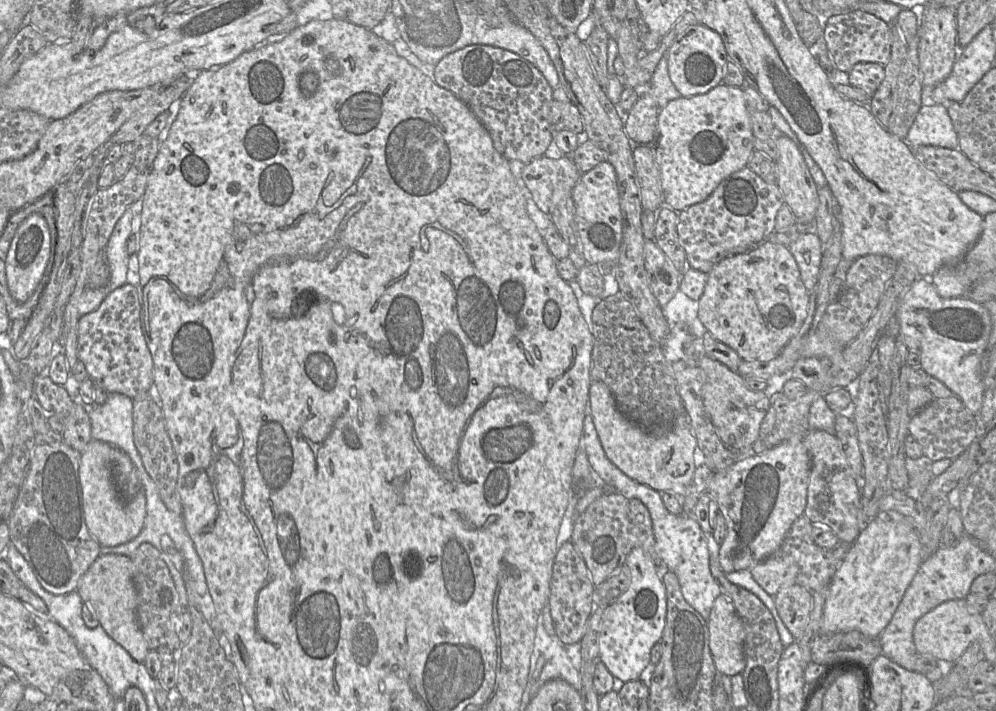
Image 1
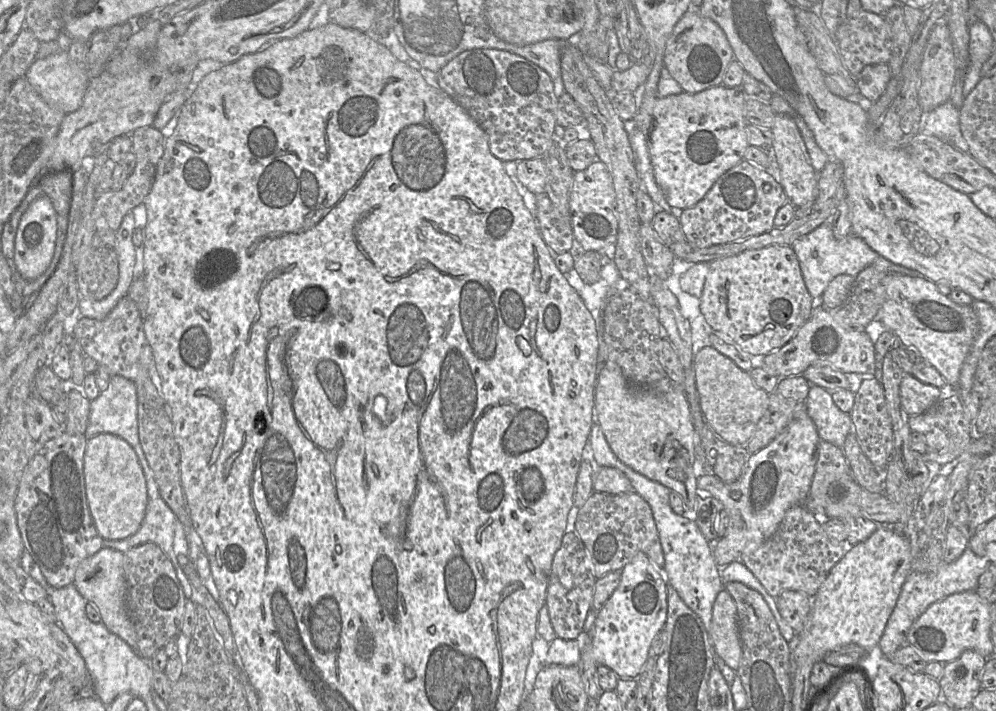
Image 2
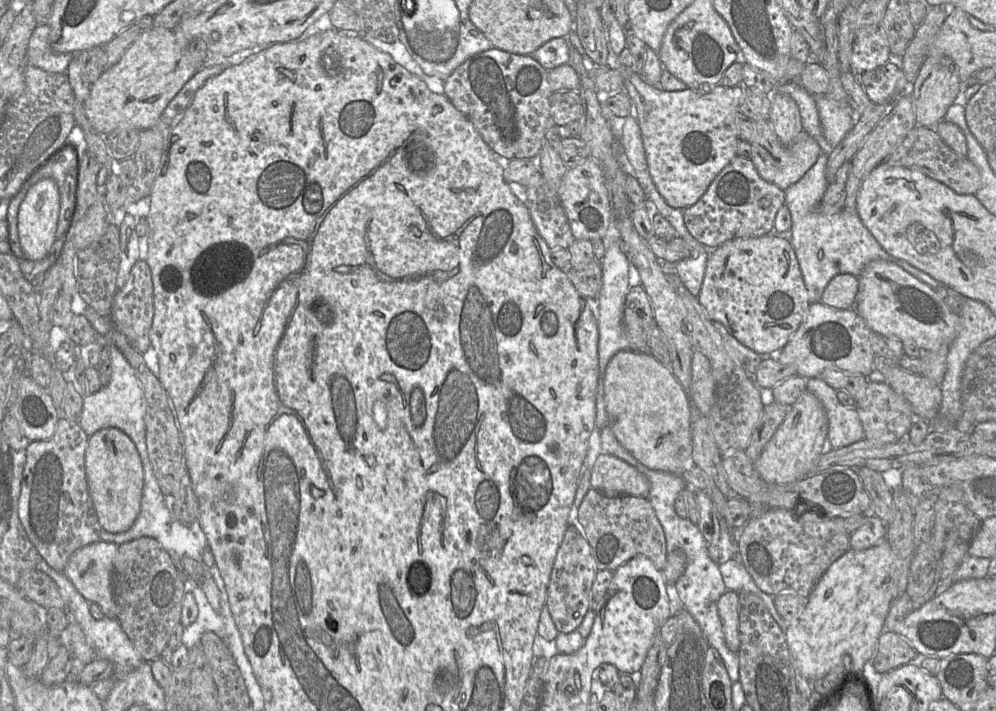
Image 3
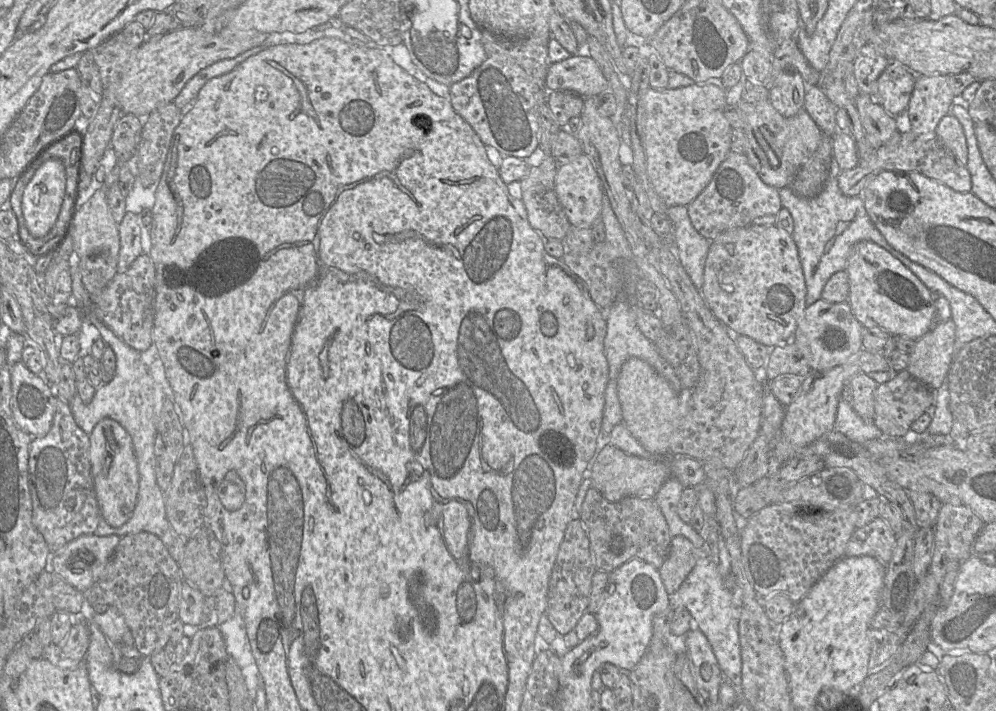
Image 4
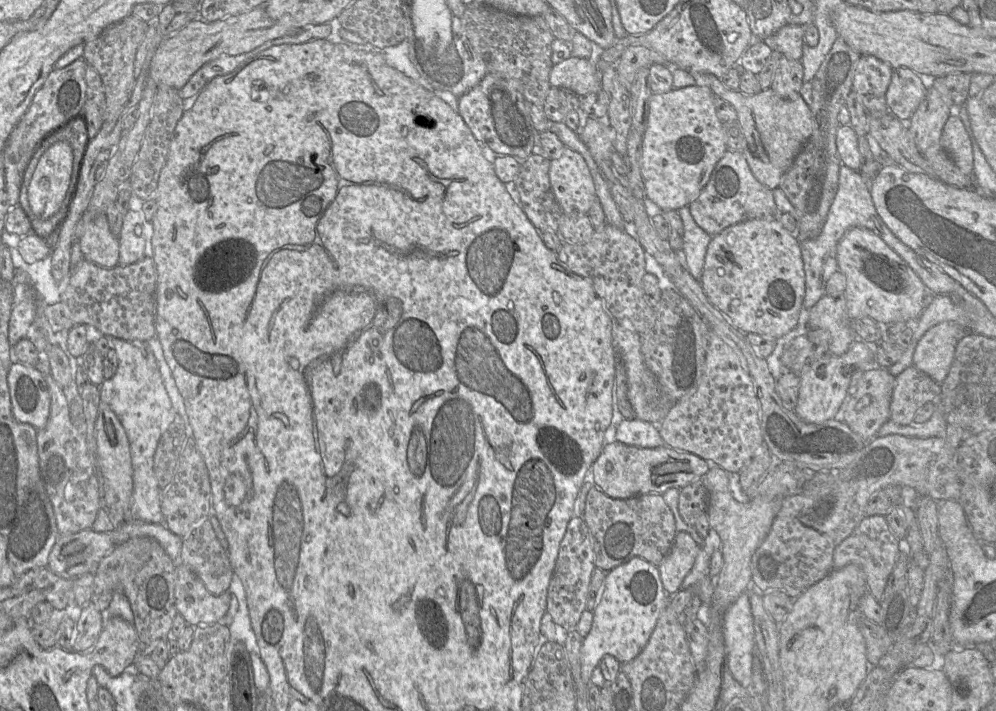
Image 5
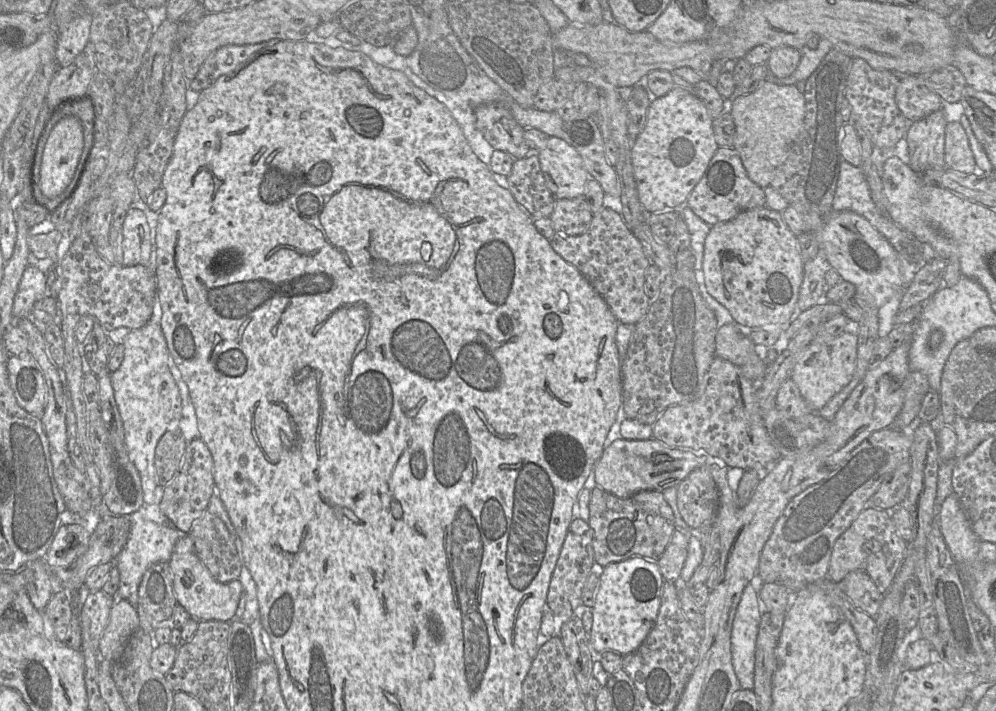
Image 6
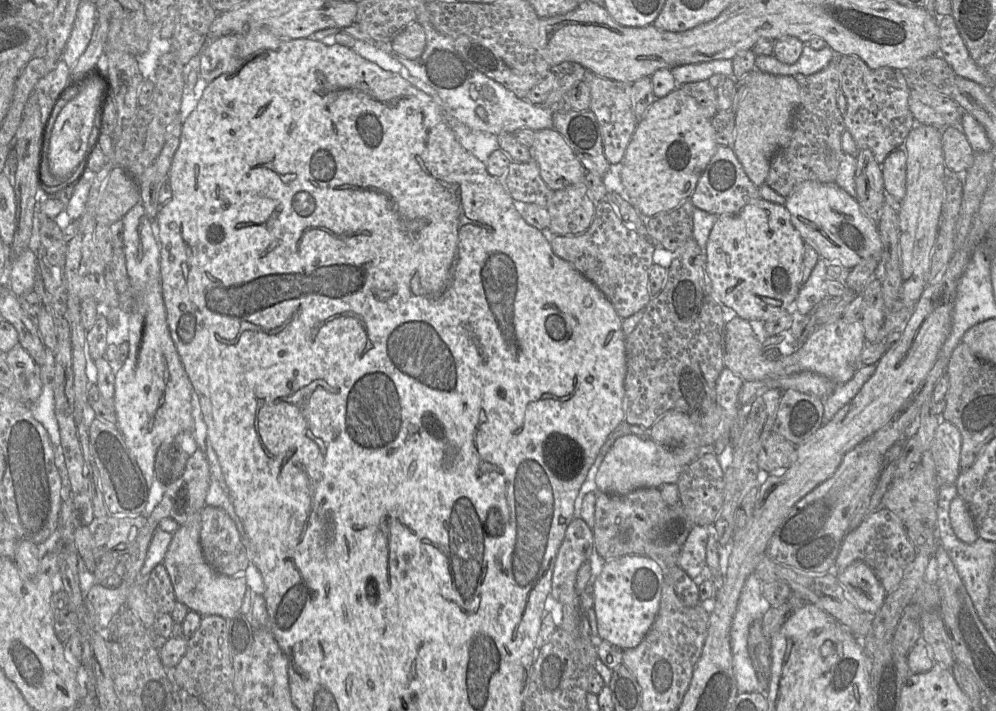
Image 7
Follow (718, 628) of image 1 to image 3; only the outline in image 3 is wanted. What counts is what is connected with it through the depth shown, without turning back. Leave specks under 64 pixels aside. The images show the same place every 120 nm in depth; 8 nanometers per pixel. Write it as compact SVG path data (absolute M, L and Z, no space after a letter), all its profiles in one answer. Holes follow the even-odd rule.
M726 591L717 602L726 645L735 653L740 647L738 603L738 594L733 591Z

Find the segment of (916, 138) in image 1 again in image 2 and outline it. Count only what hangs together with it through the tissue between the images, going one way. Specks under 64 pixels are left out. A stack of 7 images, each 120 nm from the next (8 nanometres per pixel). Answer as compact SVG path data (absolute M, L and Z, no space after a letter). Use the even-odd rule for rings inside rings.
M949 101L928 113L922 111L920 133L935 136L958 150L968 153L968 144L960 130L959 115L960 110Z

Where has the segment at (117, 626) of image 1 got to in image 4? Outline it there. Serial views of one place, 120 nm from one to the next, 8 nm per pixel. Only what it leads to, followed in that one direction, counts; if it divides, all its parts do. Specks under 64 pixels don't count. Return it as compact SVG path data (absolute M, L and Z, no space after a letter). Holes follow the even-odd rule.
M82 535L51 554L54 572L81 592L100 577L121 537Z

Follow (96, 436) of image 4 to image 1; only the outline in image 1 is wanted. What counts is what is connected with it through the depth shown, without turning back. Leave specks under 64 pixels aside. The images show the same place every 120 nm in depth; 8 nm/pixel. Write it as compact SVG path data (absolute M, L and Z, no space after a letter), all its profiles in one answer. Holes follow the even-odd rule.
M92 440L81 452L79 465L85 522L91 535L102 547L114 547L130 542L141 533L146 518L146 496L142 484L131 501L125 502L120 497L110 470L111 448L108 443Z

